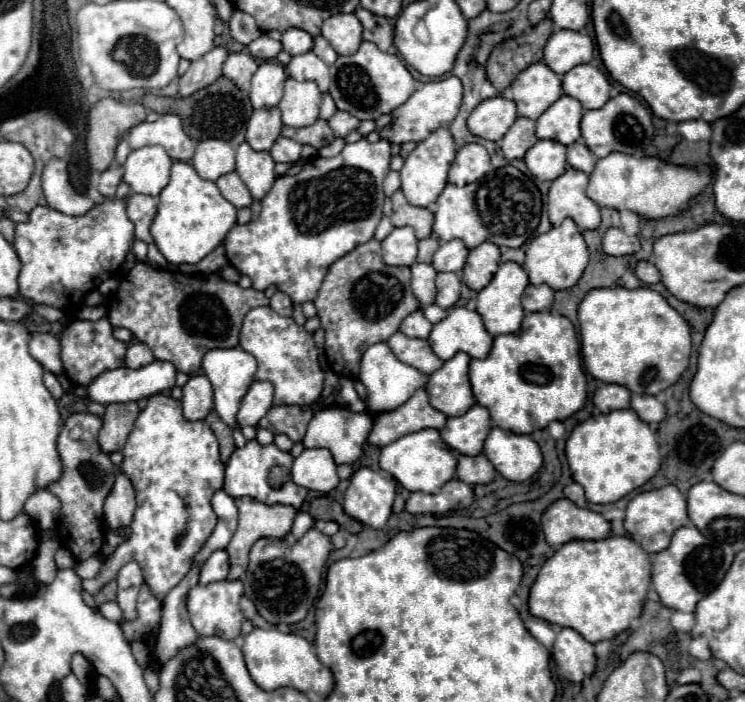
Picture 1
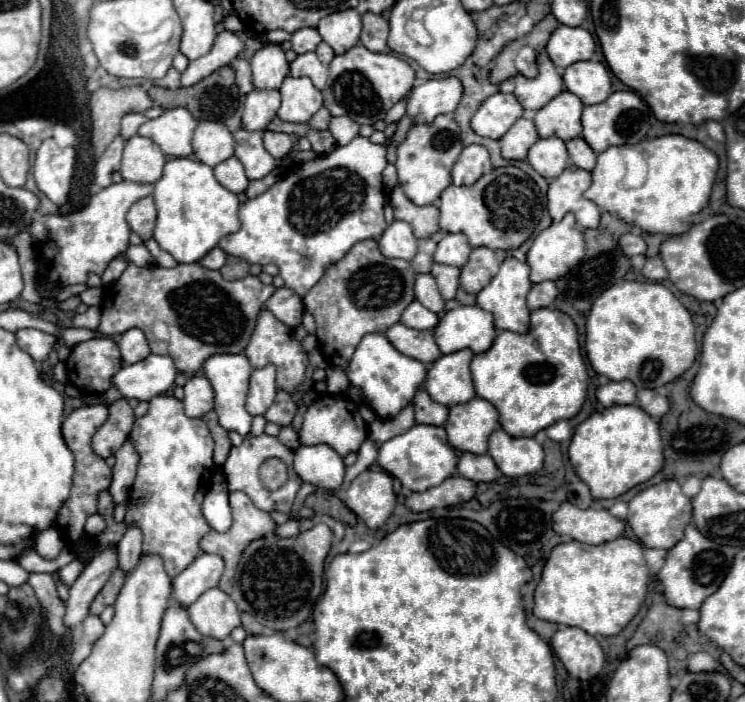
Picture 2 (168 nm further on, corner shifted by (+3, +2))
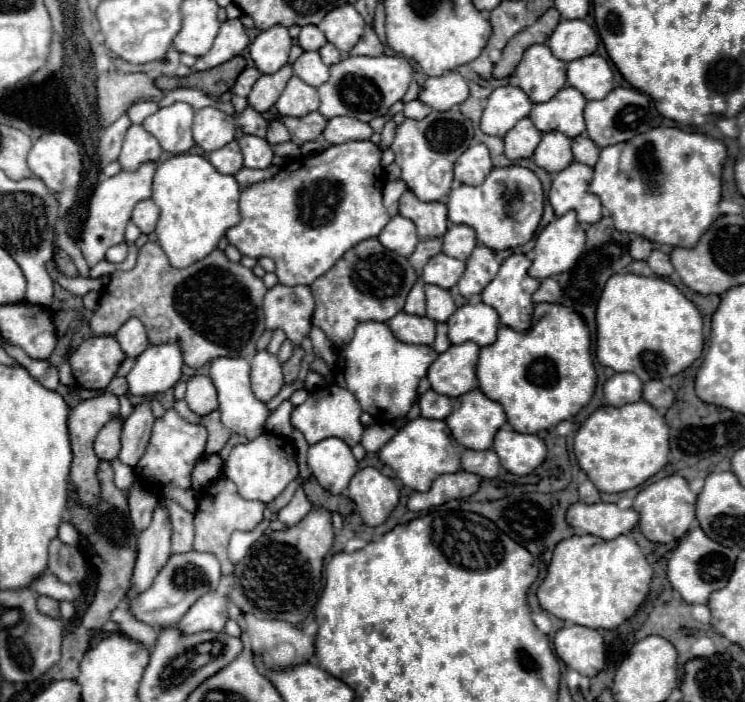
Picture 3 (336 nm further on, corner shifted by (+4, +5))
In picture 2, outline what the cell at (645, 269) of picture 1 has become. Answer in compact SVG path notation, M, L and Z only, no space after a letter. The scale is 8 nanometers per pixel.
M650 257L650 259L646 259L646 263L642 267L642 275L650 281L662 281L662 279L666 279L668 271L660 257Z

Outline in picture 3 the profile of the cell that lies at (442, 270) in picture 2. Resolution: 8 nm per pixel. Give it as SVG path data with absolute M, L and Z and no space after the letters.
M437 254L425 264L421 278L427 284L435 284L435 286L449 290L459 282L463 270L465 270L465 262L451 258L447 254Z

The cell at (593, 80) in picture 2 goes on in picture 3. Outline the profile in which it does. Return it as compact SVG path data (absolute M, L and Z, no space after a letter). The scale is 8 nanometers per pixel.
M597 54L569 62L567 84L577 88L587 100L605 98L613 90L613 70L609 62Z

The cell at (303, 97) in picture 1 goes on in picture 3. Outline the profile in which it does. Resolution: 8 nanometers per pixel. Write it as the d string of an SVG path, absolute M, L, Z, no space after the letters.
M293 76L279 100L275 102L279 116L307 116L319 108L319 94L317 88L305 84L301 78Z

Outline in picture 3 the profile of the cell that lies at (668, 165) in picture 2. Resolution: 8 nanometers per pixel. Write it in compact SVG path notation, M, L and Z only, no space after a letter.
M651 128L649 132L637 134L631 142L621 142L601 150L599 162L595 164L595 176L589 184L589 192L597 194L603 206L609 210L613 224L619 232L637 234L657 244L675 248L691 248L707 232L707 226L721 218L721 172L727 156L727 148L721 140L705 134L683 132L681 128Z

